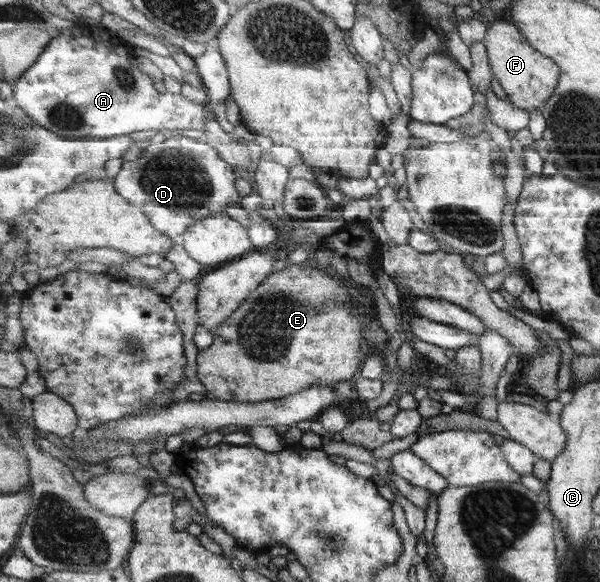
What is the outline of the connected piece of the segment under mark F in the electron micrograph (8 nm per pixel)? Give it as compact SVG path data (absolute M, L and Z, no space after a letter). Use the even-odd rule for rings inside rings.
M495 20L486 28L483 42L486 45L491 67L495 78L503 87L508 98L515 108L526 110L528 113L541 110L555 93L559 85L561 68L559 63L554 62L547 55L536 50L511 21Z

